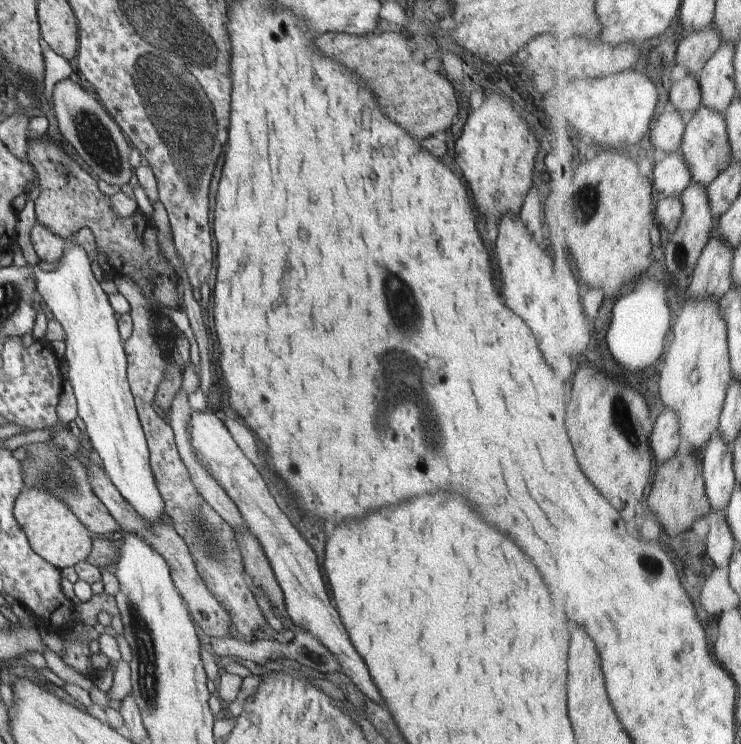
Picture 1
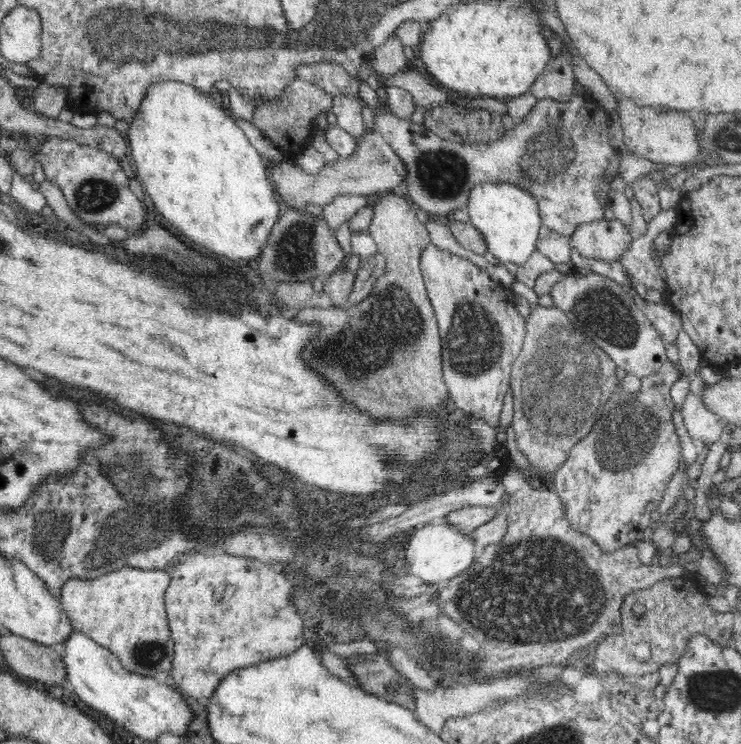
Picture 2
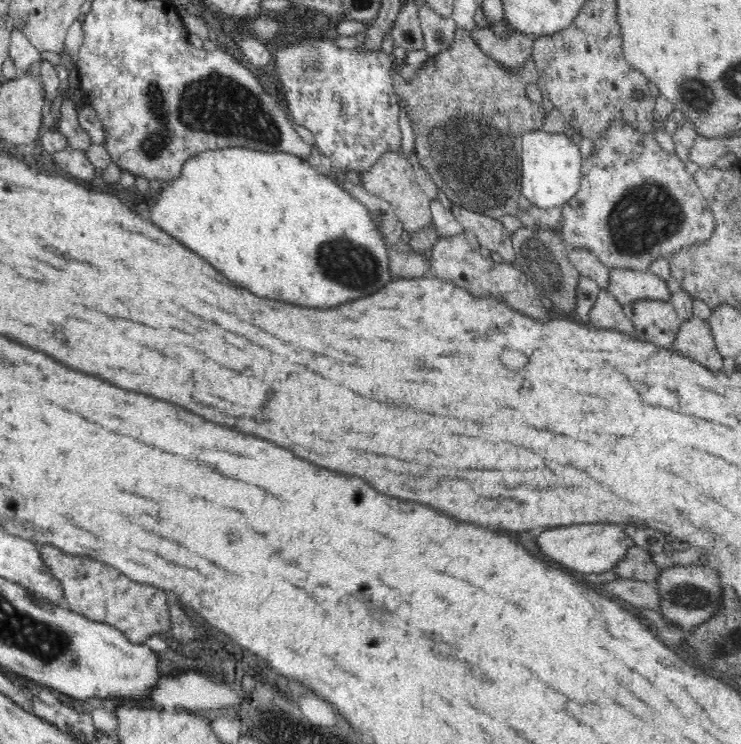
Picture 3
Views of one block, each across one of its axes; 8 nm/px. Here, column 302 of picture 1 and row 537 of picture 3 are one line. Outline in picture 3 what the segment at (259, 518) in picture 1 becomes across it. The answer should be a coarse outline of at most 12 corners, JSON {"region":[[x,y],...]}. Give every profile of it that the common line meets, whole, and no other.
{"region":[[624,525],[556,526],[548,558],[584,574],[612,570],[634,544]]}

